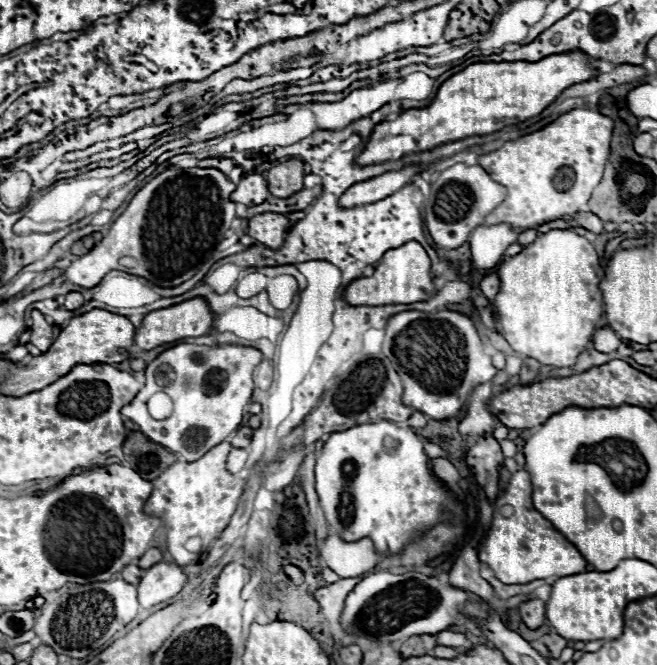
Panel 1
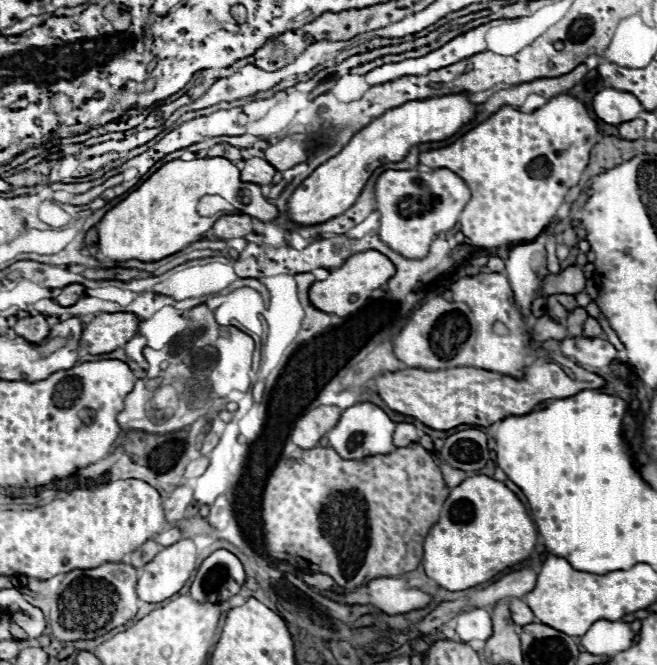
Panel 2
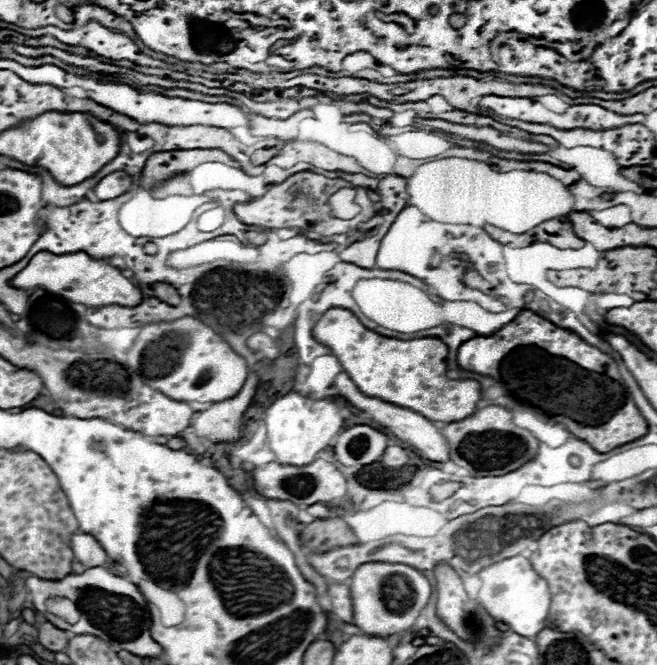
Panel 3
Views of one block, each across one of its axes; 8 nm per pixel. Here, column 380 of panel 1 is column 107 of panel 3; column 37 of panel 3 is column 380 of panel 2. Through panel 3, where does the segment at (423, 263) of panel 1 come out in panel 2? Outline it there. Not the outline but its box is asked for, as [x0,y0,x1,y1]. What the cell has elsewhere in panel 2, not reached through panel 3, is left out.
[310,250,396,318]

